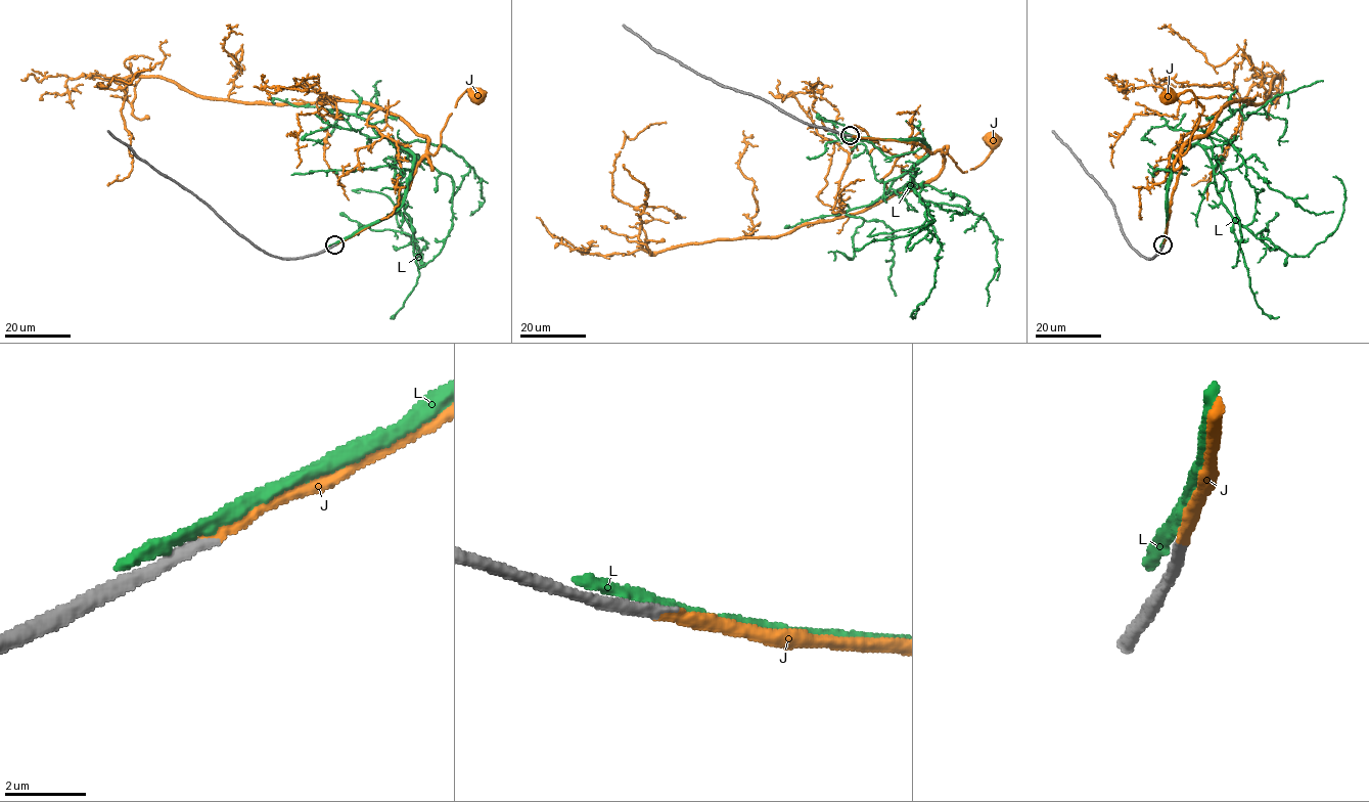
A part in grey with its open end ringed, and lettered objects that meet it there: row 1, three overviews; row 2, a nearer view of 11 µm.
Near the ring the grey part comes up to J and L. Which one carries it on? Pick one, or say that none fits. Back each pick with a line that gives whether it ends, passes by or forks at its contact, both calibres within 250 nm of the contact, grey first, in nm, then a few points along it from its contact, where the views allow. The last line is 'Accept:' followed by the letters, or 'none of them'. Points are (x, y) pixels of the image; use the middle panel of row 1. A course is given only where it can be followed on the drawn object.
J: it ends there; 320 nm thick on the grey side, 300 nm on the other; it runs (850, 136), (918, 143), (930, 153), (943, 151), (949, 154), (963, 172), (980, 164), (991, 149), (991, 143)
Accept: J

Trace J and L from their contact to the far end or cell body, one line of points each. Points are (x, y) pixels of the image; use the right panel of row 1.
J: (1164, 244), (1171, 199), (1181, 170), (1179, 156), (1187, 149), (1199, 116), (1196, 98), (1191, 91), (1171, 98)
L: (1162, 244), (1173, 164), (1196, 144), (1227, 211), (1292, 256), (1306, 256), (1340, 220), (1345, 191), (1333, 176)

